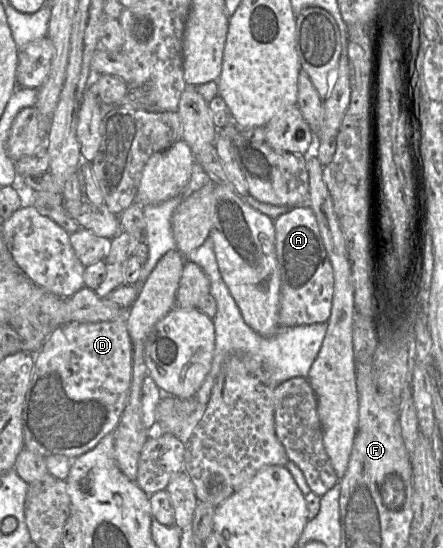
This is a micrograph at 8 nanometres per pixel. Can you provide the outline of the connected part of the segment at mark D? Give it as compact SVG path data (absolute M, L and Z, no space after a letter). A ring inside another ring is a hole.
M121 316L111 321L96 323L70 322L59 326L51 332L40 350L34 356L33 372L25 394L22 410L24 447L38 453L42 457L63 455L75 459L93 449L107 434L116 429L126 407L130 393L133 370L133 343L127 328L126 318L125 316Z

